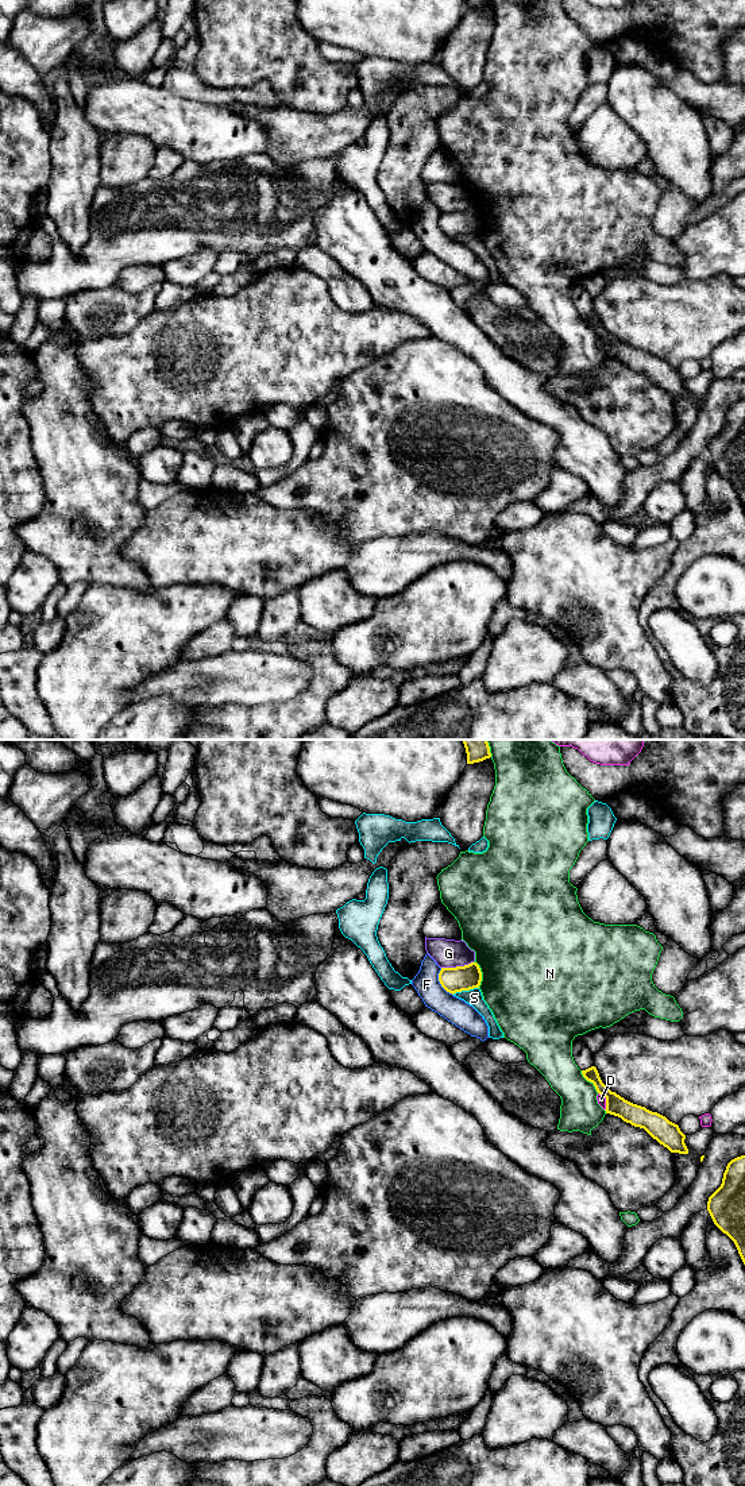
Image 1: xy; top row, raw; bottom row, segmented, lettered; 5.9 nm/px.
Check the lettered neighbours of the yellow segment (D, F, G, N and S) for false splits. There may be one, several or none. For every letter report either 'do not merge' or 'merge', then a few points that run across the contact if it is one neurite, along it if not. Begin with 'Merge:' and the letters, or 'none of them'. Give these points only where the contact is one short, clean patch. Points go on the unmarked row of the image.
Merge: none of them
D: do not merge
F: do not merge; line xy (440, 212), (439, 227), (452, 239)
G: do not merge; line xy (473, 205), (464, 209), (442, 212)
N: do not merge
S: do not merge

